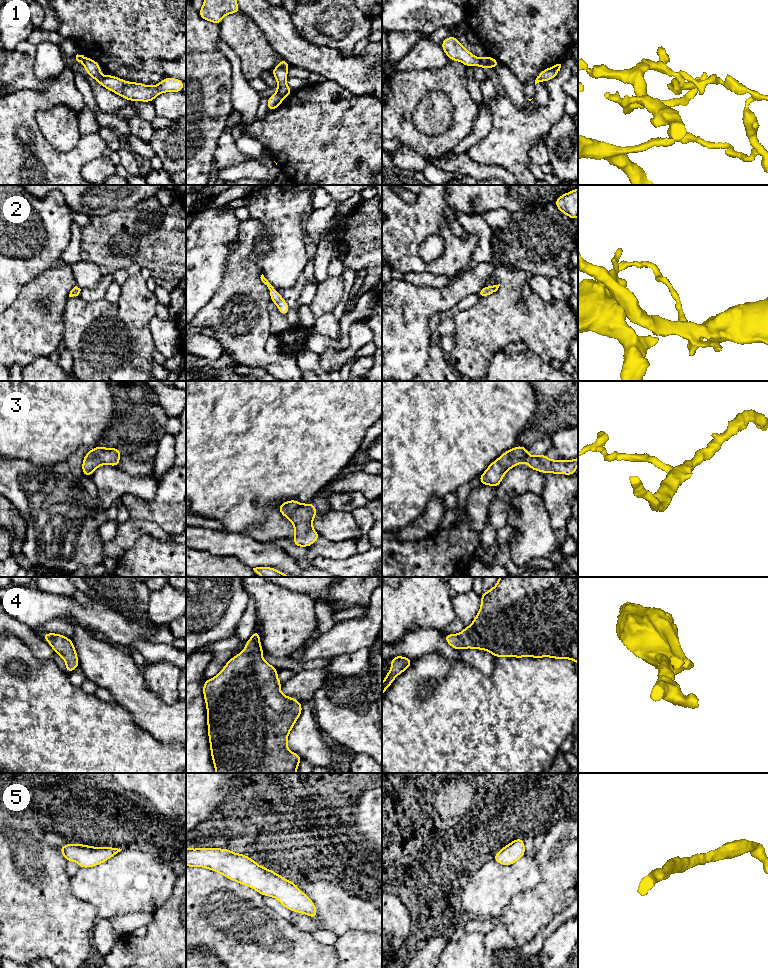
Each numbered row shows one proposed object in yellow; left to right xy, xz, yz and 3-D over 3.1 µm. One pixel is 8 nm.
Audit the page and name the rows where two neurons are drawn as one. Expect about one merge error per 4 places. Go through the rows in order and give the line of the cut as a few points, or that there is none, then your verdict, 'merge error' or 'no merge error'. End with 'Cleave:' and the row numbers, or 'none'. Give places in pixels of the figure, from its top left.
1: yz (486, 57), (492, 66) | merge error
2: yz (485, 286), (488, 294) | merge error
3: no cut | no merge error
4: no cut | no merge error
5: no cut | no merge error
Cleave: 1, 2

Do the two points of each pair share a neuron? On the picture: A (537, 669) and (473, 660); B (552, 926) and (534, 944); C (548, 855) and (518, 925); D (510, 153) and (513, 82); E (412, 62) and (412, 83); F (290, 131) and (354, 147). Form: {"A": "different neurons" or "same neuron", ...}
{"A": "different neurons", "B": "same neuron", "C": "same neuron", "D": "different neurons", "E": "different neurons", "F": "same neuron"}

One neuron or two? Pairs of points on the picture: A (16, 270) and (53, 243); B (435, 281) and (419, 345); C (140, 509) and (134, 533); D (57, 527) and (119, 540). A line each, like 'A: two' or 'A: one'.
A: one
B: two
C: two
D: two

